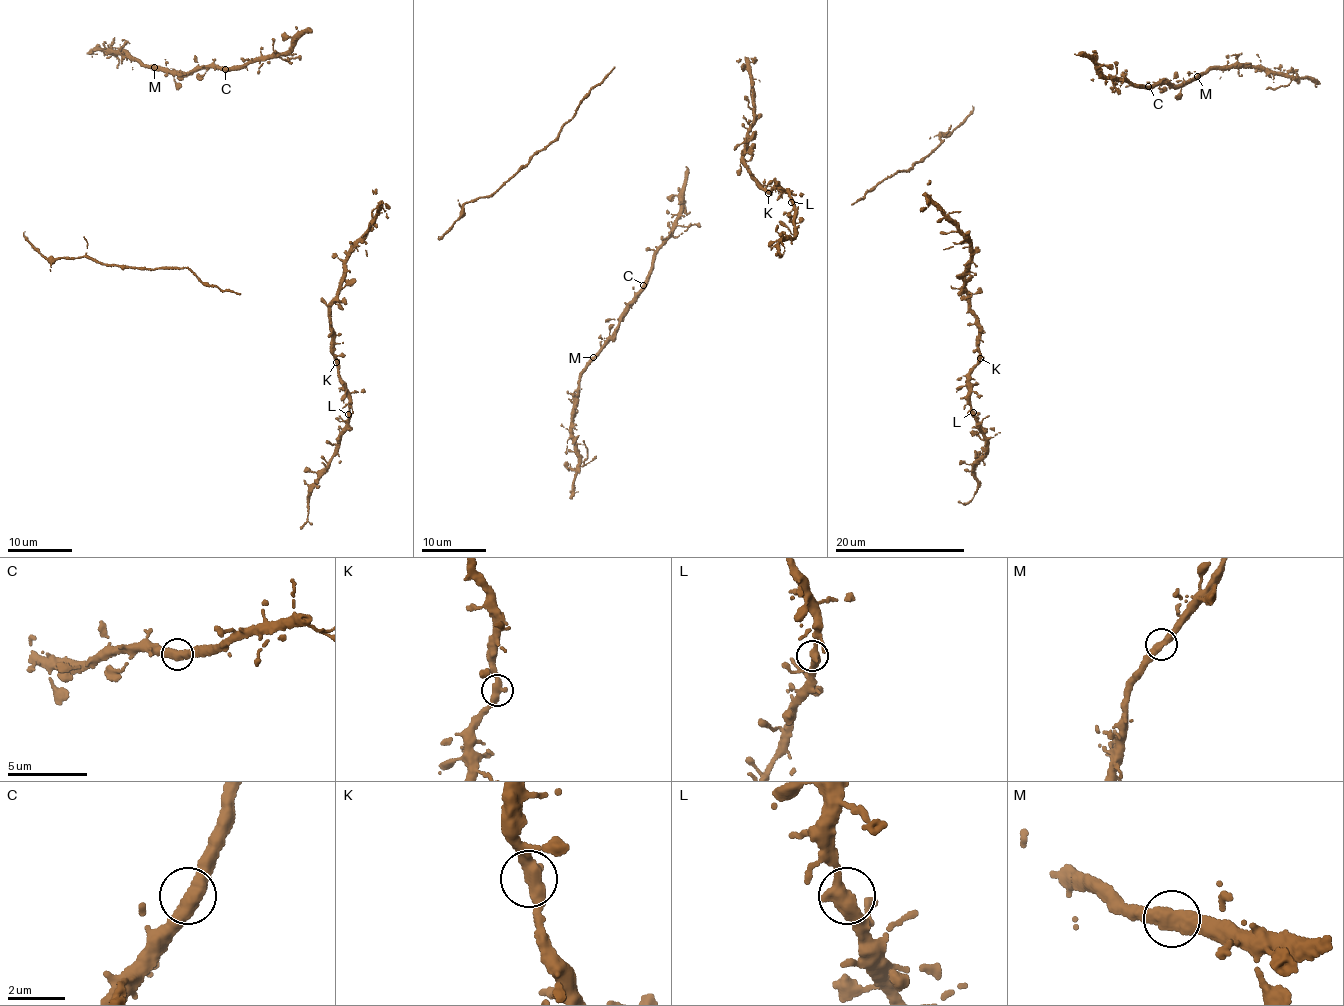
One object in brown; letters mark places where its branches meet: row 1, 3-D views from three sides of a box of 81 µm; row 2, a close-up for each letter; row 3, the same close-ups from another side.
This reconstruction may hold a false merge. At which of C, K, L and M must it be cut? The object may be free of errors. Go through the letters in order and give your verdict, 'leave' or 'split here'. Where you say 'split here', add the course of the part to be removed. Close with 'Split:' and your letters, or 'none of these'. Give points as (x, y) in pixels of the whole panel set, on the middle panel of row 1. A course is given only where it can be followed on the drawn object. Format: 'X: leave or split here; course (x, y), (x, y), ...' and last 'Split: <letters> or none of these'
C: leave
K: leave
L: leave
M: leave
Split: none of these

